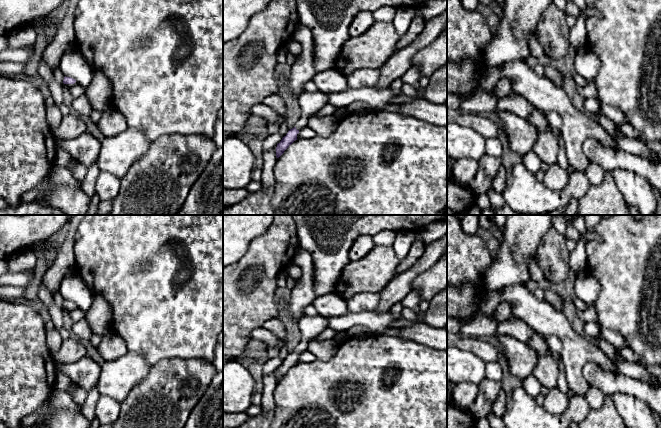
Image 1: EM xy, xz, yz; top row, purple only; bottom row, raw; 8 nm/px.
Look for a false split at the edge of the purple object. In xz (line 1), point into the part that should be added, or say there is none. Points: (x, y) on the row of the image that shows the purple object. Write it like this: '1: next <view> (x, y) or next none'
1: next xz (310, 102)

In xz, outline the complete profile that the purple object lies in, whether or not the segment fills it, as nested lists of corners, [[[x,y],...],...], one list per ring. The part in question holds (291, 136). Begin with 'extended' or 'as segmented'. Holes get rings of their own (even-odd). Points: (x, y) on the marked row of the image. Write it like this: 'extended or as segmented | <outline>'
extended | [[[303,91],[297,98],[297,101],[302,110],[302,117],[296,123],[295,127],[290,129],[288,133],[282,138],[276,147],[276,157],[279,158],[284,151],[297,140],[297,134],[299,130],[307,125],[307,121],[310,116],[316,114],[325,105],[328,104],[328,96],[320,91],[308,92]]]

